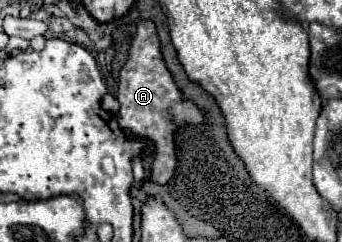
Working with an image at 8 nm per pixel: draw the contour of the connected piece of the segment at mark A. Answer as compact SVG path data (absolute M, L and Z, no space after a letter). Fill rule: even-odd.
M138 21L136 25L136 35L128 51L128 61L124 63L120 71L118 101L120 101L120 111L116 117L118 117L120 127L128 127L136 137L150 139L154 145L156 155L152 161L152 179L160 185L170 183L176 171L174 133L178 131L180 125L186 125L186 123L206 125L206 115L196 103L186 99L180 93L178 85L174 83L162 59L160 41L158 41L156 27L152 21Z

